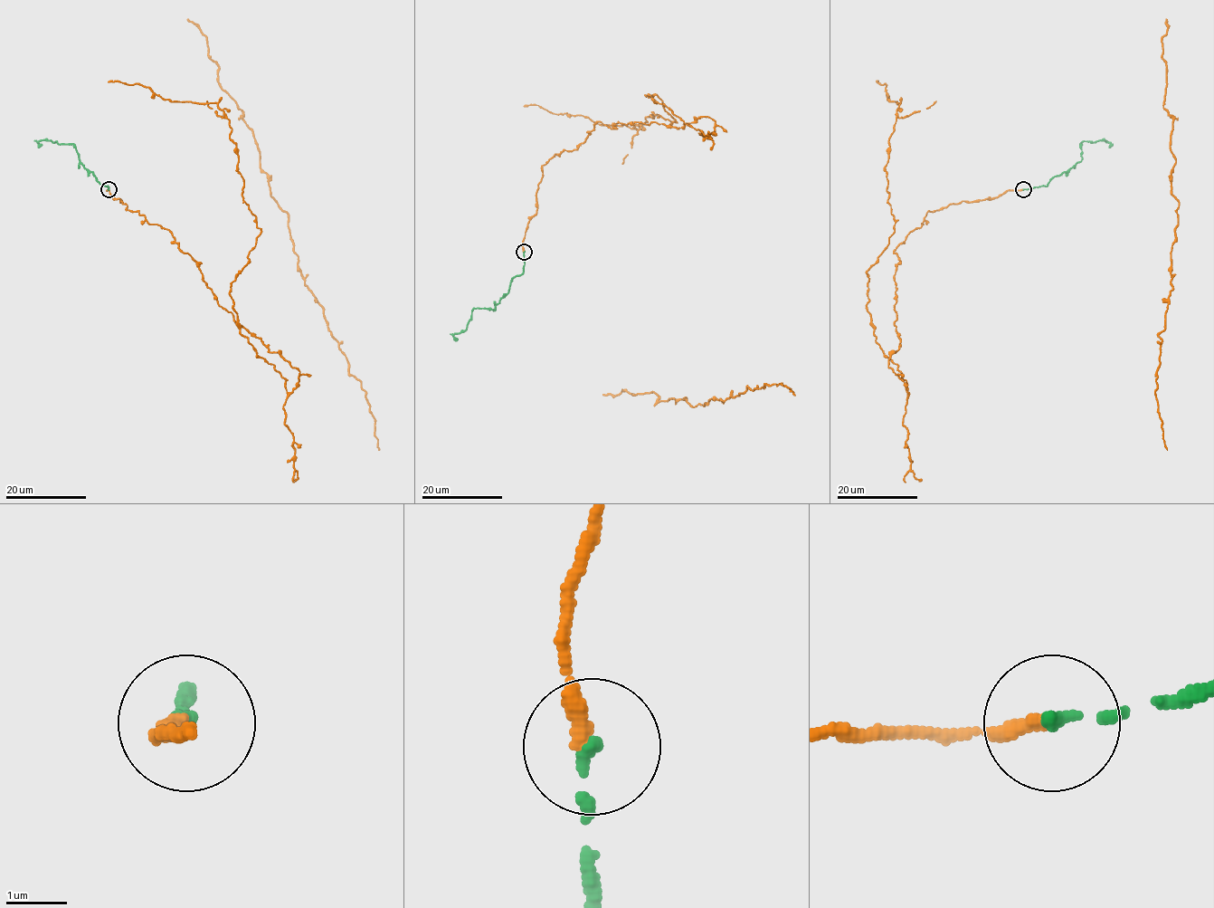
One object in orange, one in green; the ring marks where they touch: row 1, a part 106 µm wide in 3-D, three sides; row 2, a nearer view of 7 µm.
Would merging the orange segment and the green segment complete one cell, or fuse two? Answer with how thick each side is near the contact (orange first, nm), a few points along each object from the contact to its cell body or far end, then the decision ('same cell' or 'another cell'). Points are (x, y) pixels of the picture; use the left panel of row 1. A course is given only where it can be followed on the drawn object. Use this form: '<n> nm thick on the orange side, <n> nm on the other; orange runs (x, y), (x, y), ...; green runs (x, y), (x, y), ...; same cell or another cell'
280 nm thick on the orange side, 180 nm on the other; orange runs (109, 190), (299, 372), (290, 392), (229, 293), (260, 232), (228, 119), (108, 82); green runs (109, 190), (80, 161), (72, 145), (40, 140), (40, 148); same cell

